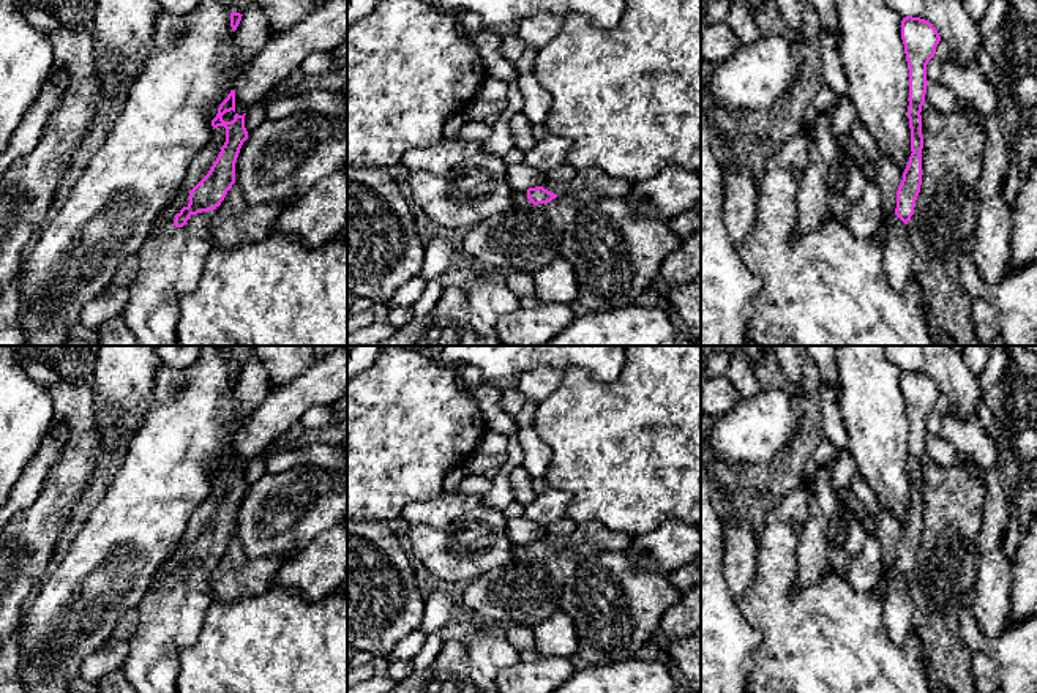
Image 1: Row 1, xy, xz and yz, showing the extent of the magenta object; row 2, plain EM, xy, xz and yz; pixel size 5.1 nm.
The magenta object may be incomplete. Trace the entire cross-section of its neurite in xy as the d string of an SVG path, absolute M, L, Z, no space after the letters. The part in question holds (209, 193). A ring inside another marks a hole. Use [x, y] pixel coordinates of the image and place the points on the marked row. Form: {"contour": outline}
{"contour": "M230 90L212 120L213 129L218 126L226 128L226 142L216 161L208 174L189 191L189 204L175 215L174 224L161 226L150 232L134 256L137 273L128 287L129 300L122 319L136 336L139 346L177 346L178 303L183 295L196 289L205 260L215 248L210 234L213 210L221 205L235 183L235 163L243 142L248 139L245 115L235 112L235 90Z"}

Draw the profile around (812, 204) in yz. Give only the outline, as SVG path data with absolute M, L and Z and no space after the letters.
M821 115L808 134L808 161L796 197L796 235L821 227L832 215L825 182L830 167L840 164L844 155L835 140L832 128L833 115Z

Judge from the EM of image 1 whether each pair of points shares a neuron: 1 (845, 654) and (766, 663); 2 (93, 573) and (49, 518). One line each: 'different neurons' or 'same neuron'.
1: same neuron
2: different neurons

